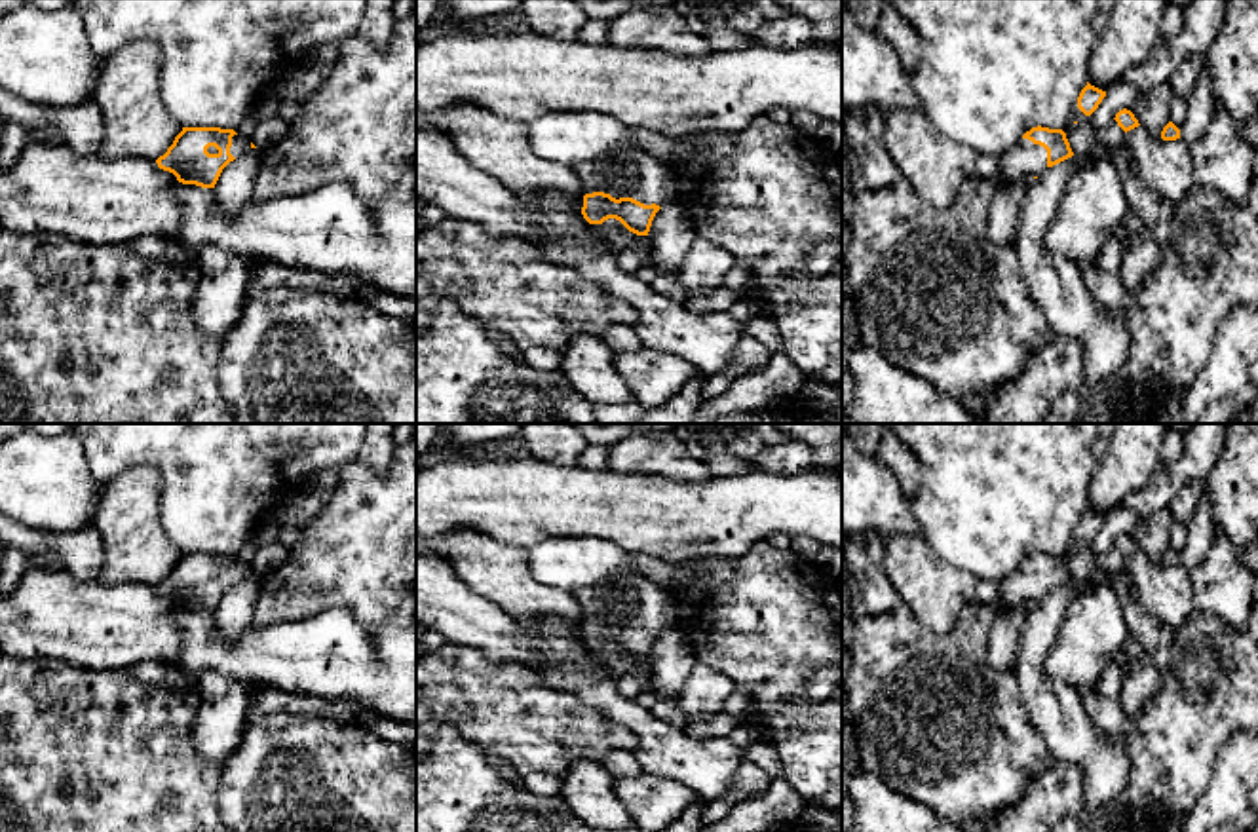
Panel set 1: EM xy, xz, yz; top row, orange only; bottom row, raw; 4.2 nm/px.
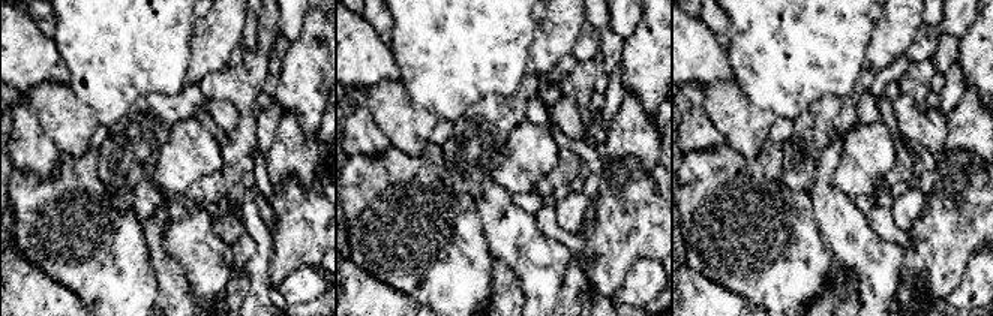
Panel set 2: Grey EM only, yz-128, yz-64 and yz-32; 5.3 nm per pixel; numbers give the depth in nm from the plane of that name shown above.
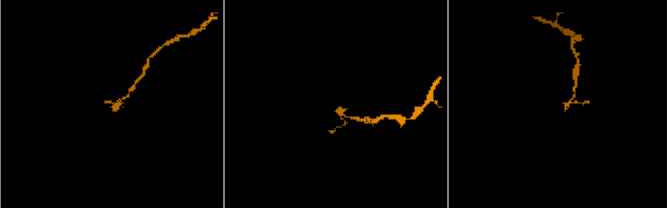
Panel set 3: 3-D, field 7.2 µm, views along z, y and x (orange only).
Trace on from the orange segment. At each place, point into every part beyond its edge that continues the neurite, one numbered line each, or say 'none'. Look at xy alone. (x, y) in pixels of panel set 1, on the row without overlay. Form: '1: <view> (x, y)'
1: xy (240, 570)

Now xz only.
1: xz (628, 597)

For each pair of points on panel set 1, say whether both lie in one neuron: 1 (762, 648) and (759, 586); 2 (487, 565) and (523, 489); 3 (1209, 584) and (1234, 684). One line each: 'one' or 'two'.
1: one
2: two
3: two

